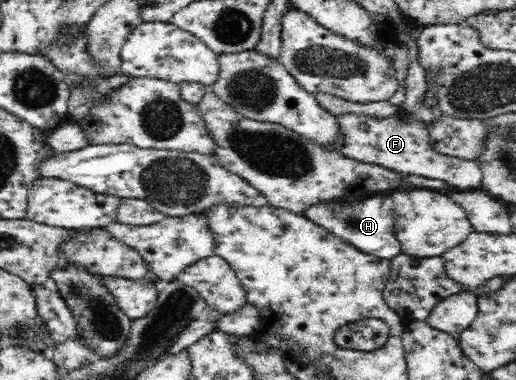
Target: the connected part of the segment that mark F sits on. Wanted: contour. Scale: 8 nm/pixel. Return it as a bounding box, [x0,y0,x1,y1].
[328,109,482,188]

